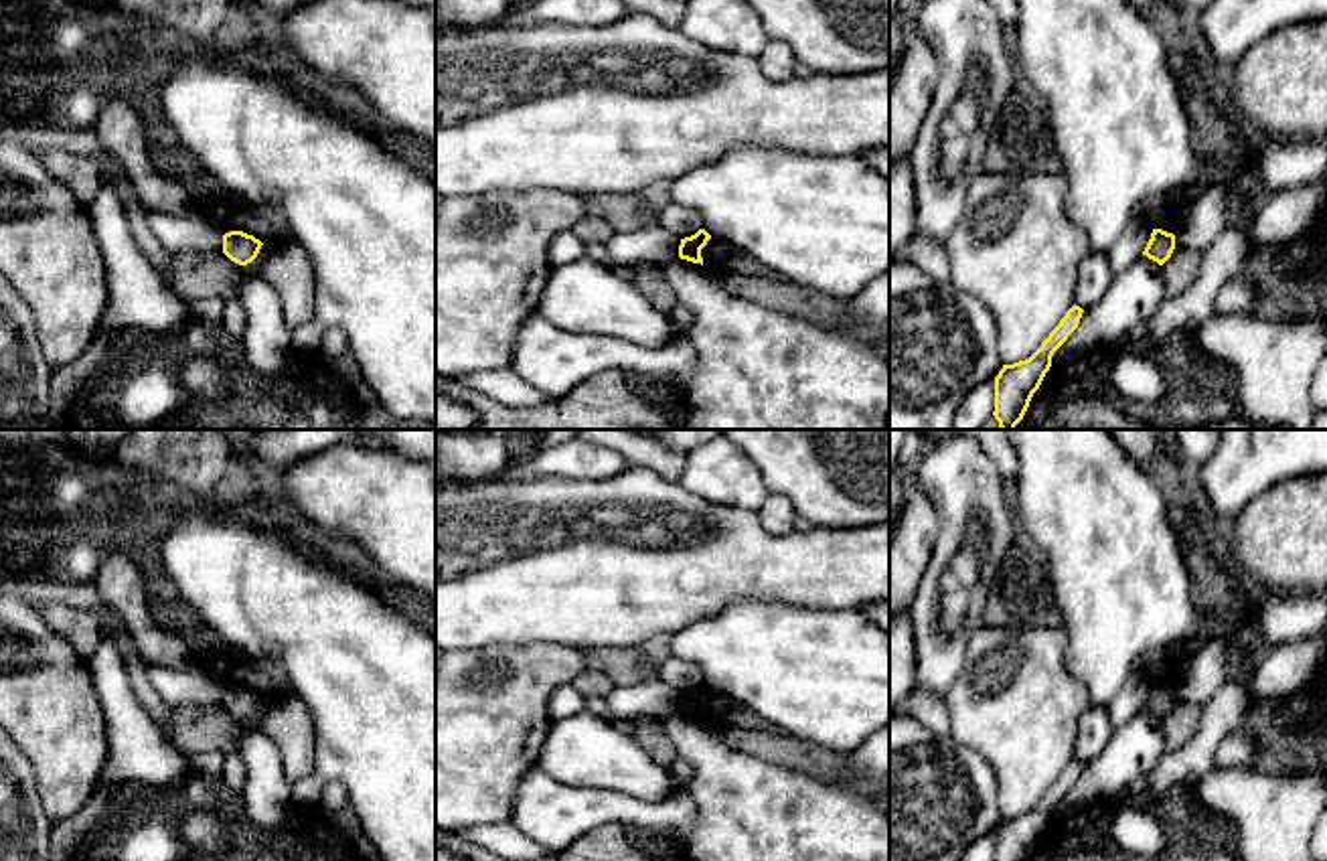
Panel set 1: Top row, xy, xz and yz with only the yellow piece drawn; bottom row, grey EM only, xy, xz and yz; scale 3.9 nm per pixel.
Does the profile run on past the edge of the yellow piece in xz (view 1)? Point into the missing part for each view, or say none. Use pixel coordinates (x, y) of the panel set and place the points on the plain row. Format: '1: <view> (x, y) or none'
1: none

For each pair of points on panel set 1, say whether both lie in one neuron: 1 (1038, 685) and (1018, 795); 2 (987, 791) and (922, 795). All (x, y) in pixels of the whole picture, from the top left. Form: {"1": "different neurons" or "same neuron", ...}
{"1": "same neuron", "2": "same neuron"}

